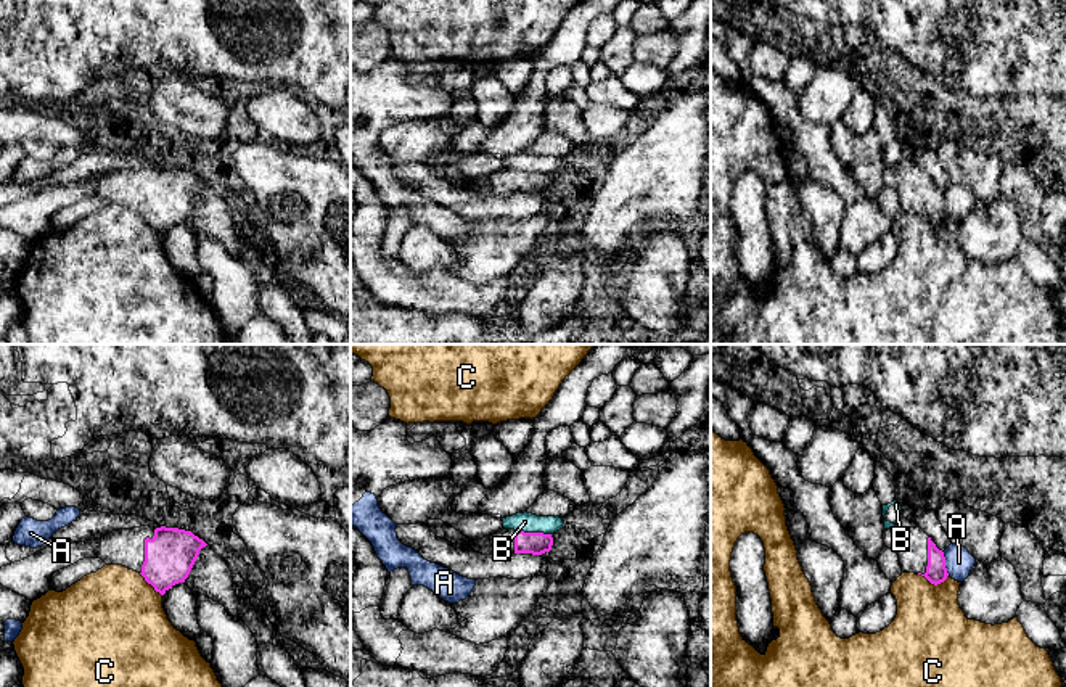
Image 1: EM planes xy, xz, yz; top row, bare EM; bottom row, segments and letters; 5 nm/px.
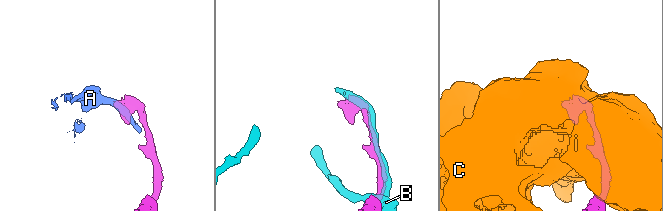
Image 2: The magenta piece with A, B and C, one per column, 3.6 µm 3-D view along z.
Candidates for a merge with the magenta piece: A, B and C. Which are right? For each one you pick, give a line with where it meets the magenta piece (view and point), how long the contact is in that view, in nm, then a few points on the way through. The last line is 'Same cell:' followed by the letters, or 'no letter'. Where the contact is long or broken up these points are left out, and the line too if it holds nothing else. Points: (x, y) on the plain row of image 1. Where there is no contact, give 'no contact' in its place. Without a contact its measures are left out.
Same cell: no letter

